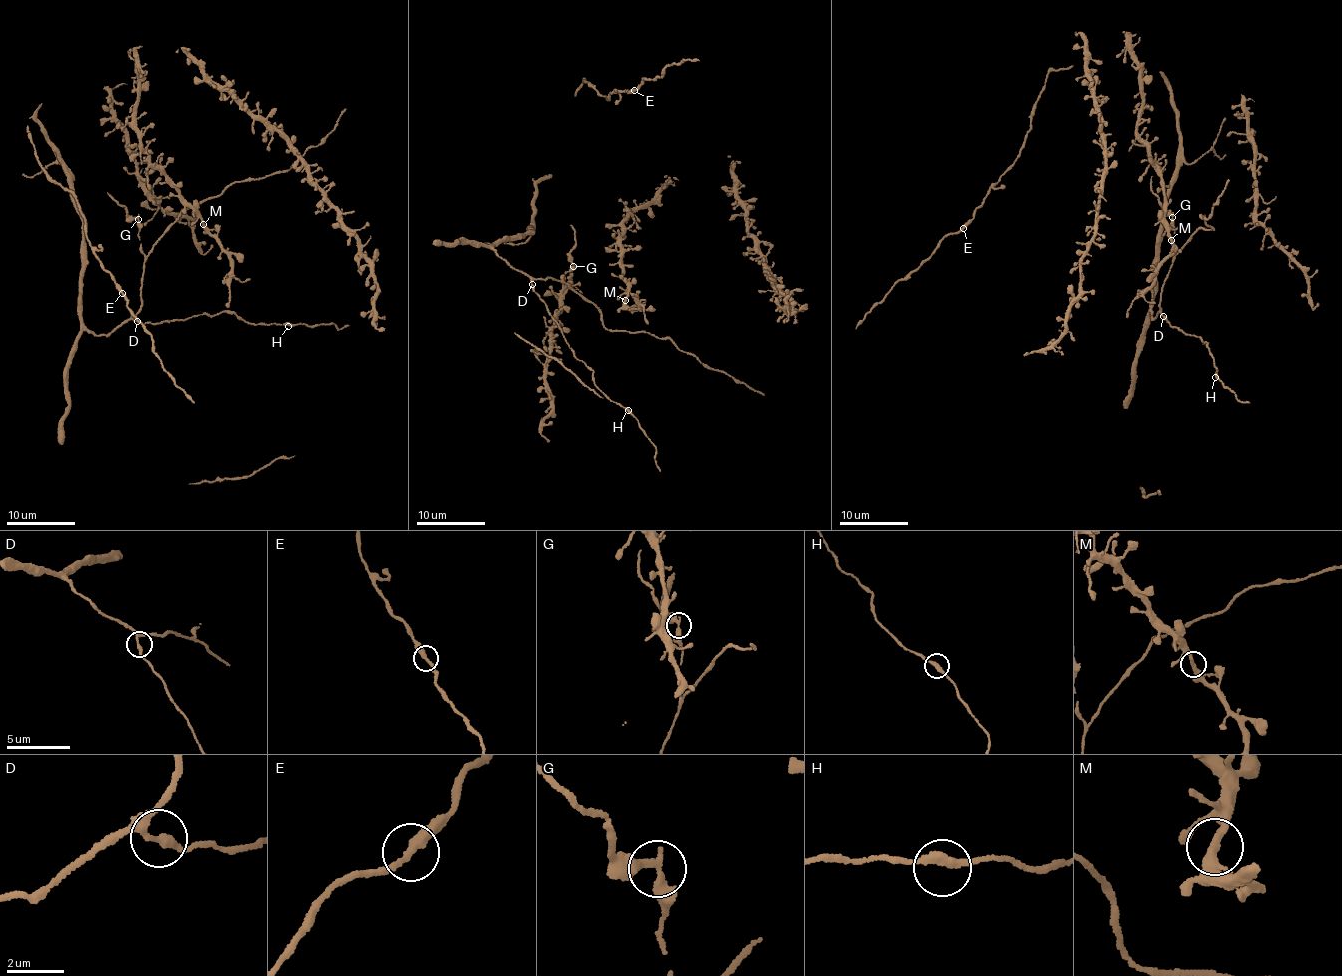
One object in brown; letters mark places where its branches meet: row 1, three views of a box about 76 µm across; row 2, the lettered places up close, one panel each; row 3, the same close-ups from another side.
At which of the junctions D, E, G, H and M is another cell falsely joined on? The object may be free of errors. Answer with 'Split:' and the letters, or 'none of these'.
Split: G

